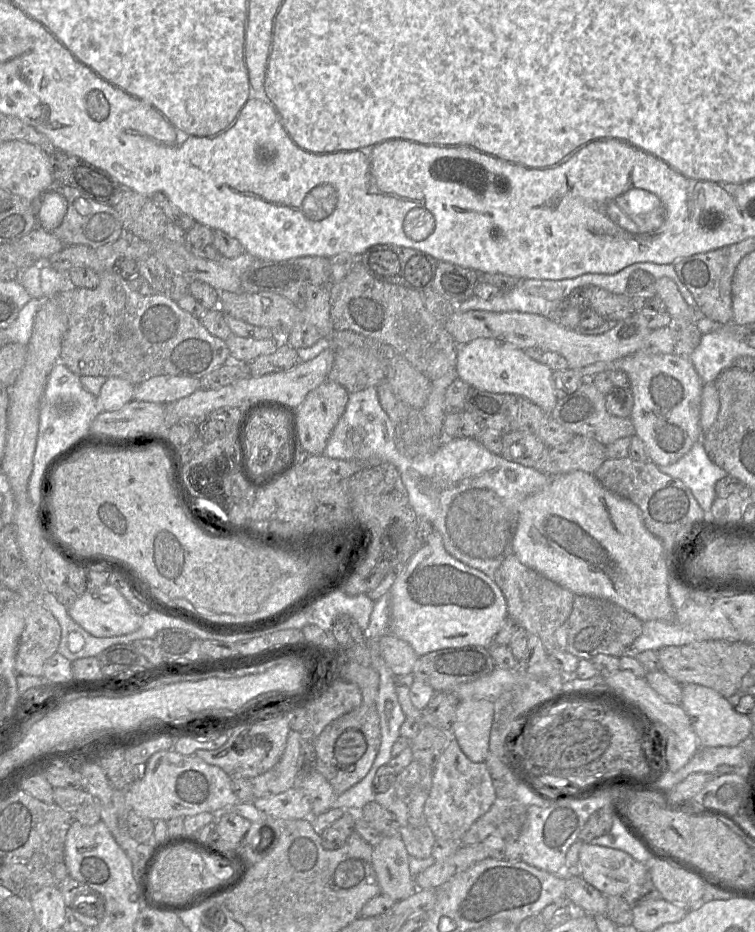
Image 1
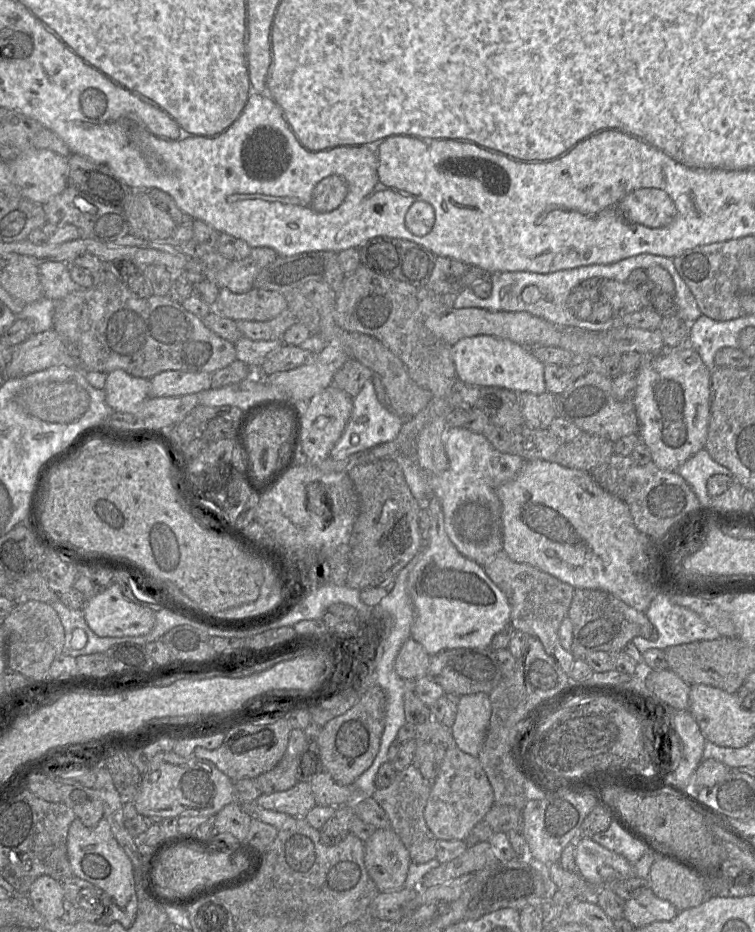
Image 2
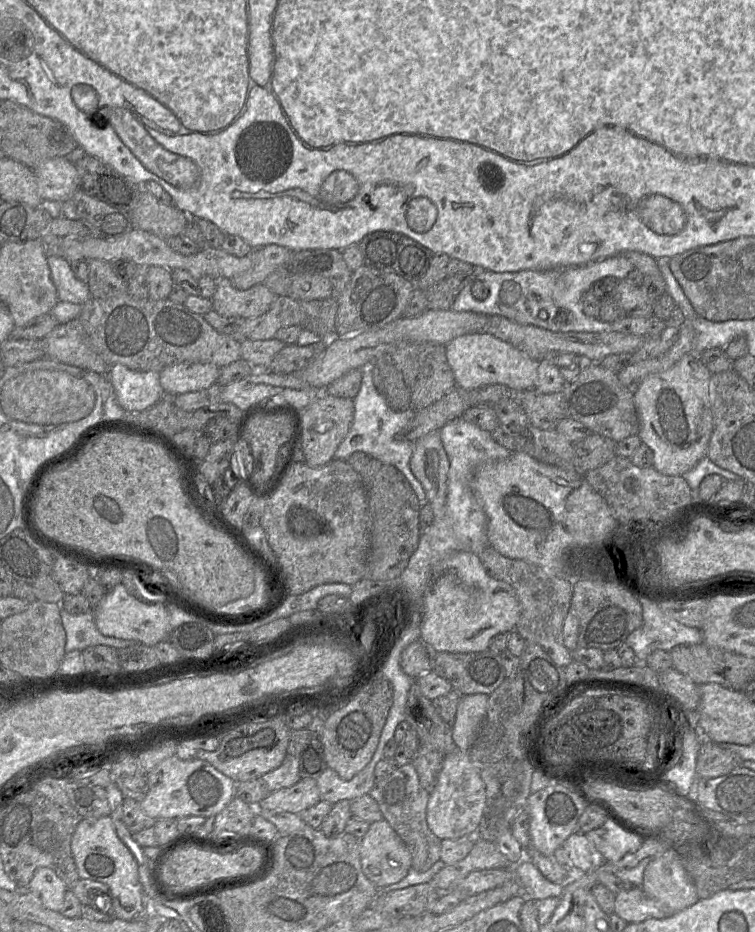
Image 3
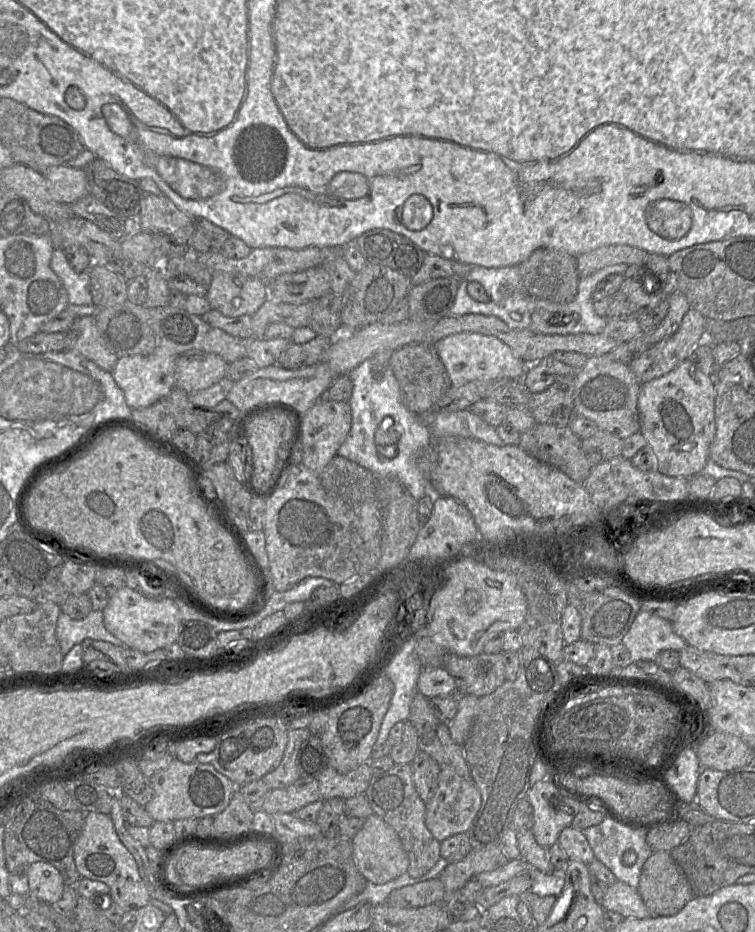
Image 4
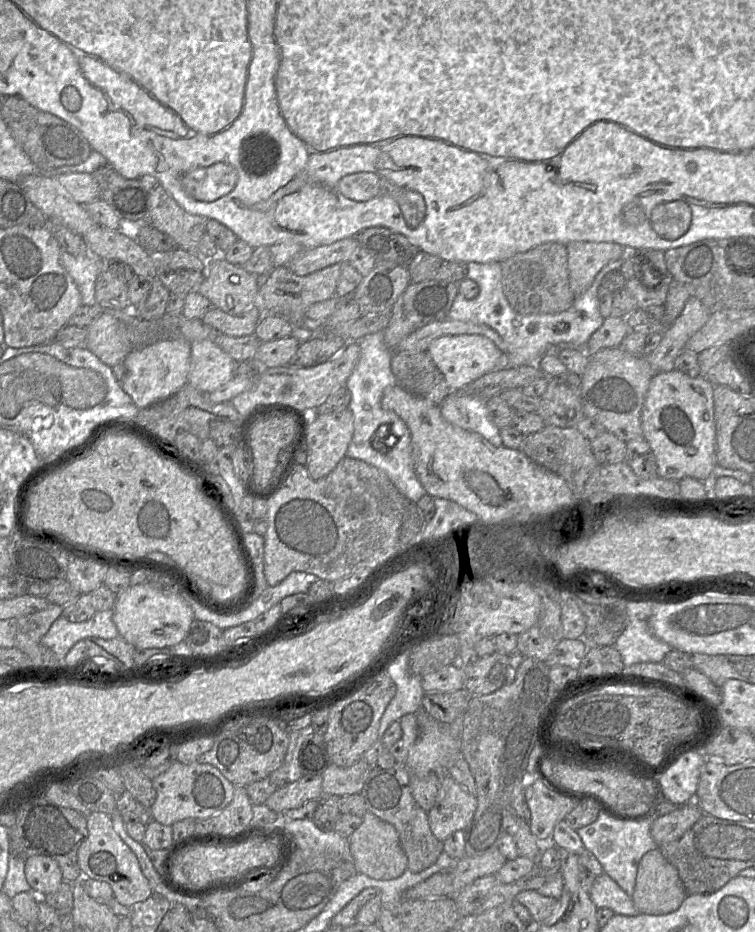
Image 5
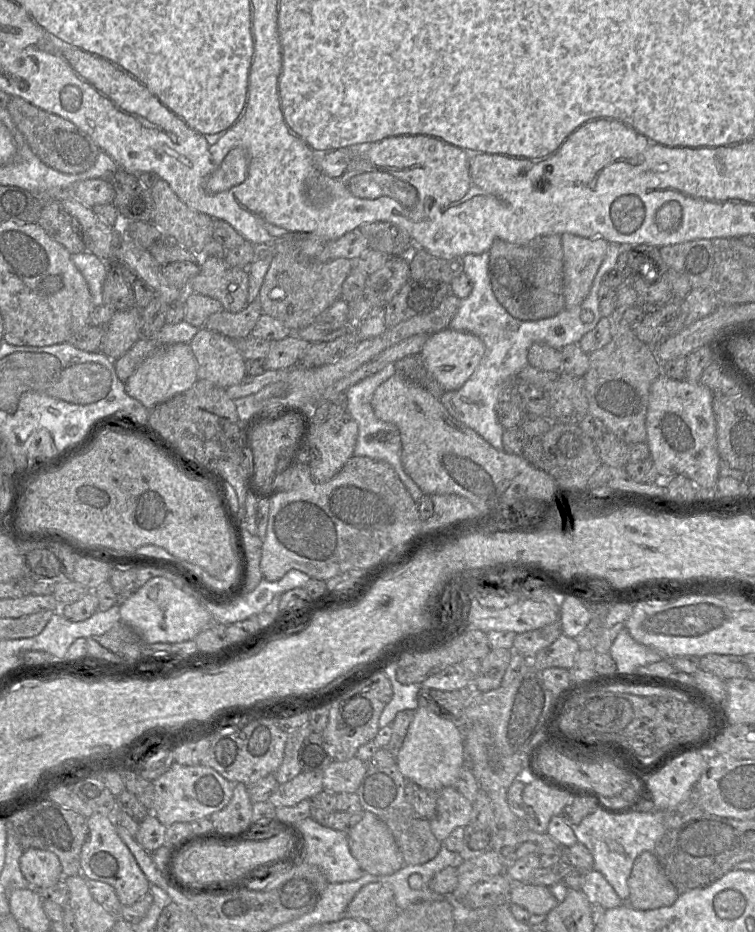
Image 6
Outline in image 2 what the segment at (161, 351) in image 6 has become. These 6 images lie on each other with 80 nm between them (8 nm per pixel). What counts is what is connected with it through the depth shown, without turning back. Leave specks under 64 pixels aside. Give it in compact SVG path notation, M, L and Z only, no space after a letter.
M117 369L107 374L104 393L114 412L130 412L150 396L150 379L134 377Z

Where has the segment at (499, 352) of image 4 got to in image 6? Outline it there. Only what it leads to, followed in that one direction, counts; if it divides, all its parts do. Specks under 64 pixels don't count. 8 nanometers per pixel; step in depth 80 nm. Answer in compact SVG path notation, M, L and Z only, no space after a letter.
M447 327L429 335L419 356L444 391L461 388L473 374L485 353L483 341L476 335Z

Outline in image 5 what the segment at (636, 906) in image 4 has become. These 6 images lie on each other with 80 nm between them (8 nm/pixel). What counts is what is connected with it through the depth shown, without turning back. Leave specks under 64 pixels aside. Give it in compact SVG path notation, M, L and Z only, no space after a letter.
M606 873L596 877L589 896L597 908L609 908L615 914L625 916L639 914L631 896Z

